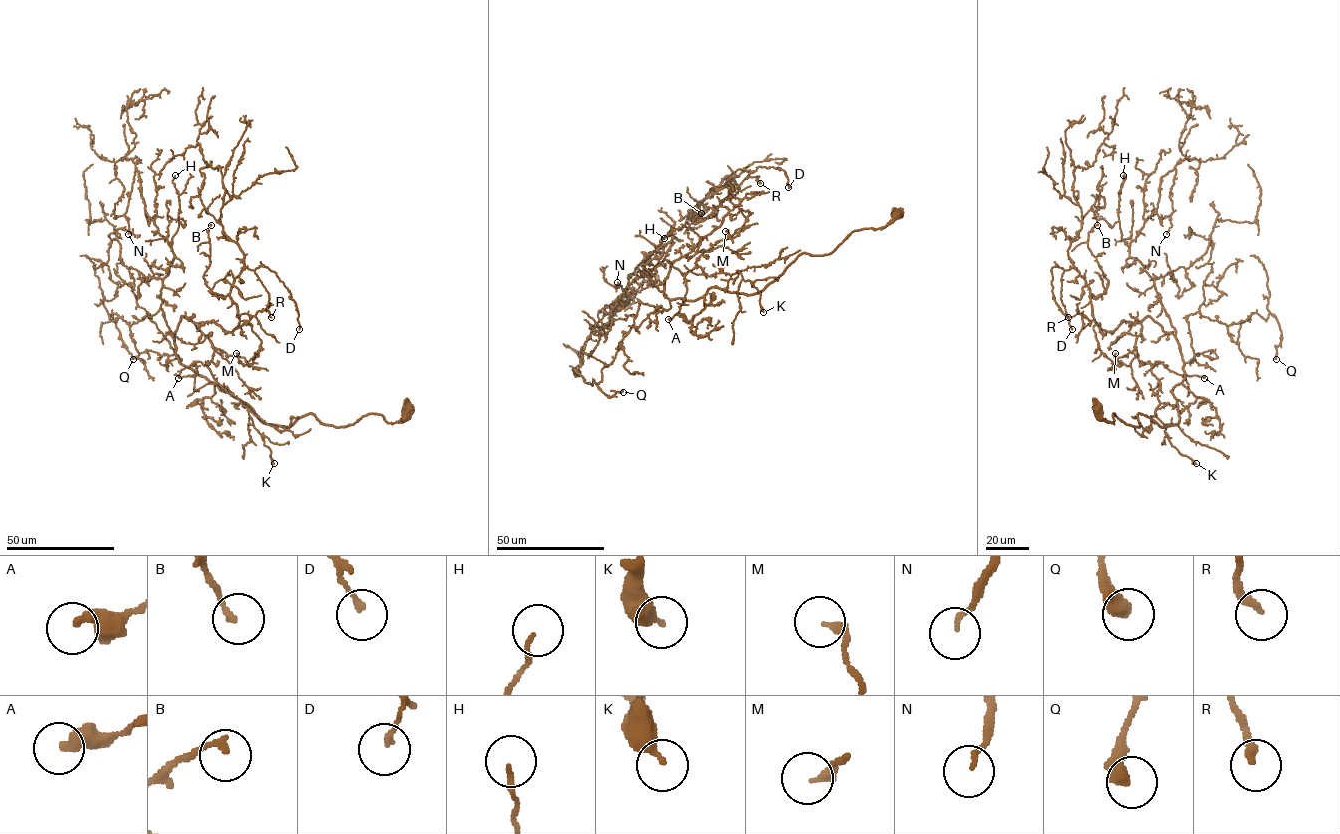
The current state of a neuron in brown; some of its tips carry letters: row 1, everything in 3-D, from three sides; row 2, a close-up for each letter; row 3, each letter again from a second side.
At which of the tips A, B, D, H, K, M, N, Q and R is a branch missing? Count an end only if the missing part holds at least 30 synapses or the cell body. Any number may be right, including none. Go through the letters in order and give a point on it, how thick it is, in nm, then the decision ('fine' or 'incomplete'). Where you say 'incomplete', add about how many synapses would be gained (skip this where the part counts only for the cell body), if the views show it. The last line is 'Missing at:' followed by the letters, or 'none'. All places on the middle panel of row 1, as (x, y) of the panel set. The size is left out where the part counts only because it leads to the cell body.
A: at (668, 319); 360 nm thick; fine
B: at (701, 213); 170 nm thick; fine
D: at (788, 187); 170 nm thick; fine
H: at (664, 238); 120 nm thick; fine
K: at (763, 312); 340 nm thick; fine
M: at (725, 231); 240 nm thick; fine
N: at (617, 282); 110 nm thick; fine
Q: at (623, 392); 440 nm thick; fine
R: at (760, 183); 240 nm thick; fine
Missing at: none

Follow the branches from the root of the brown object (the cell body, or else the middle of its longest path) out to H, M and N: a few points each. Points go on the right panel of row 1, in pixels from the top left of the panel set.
H: (1096, 409), (1176, 424), (1185, 377), (1154, 279), (1121, 238), (1123, 175)
M: (1096, 409), (1178, 422), (1177, 339), (1148, 316), (1094, 325), (1122, 365), (1115, 353)
N: (1096, 409), (1138, 427), (1139, 414), (1178, 422), (1176, 330), (1129, 256), (1175, 168), (1166, 234)

